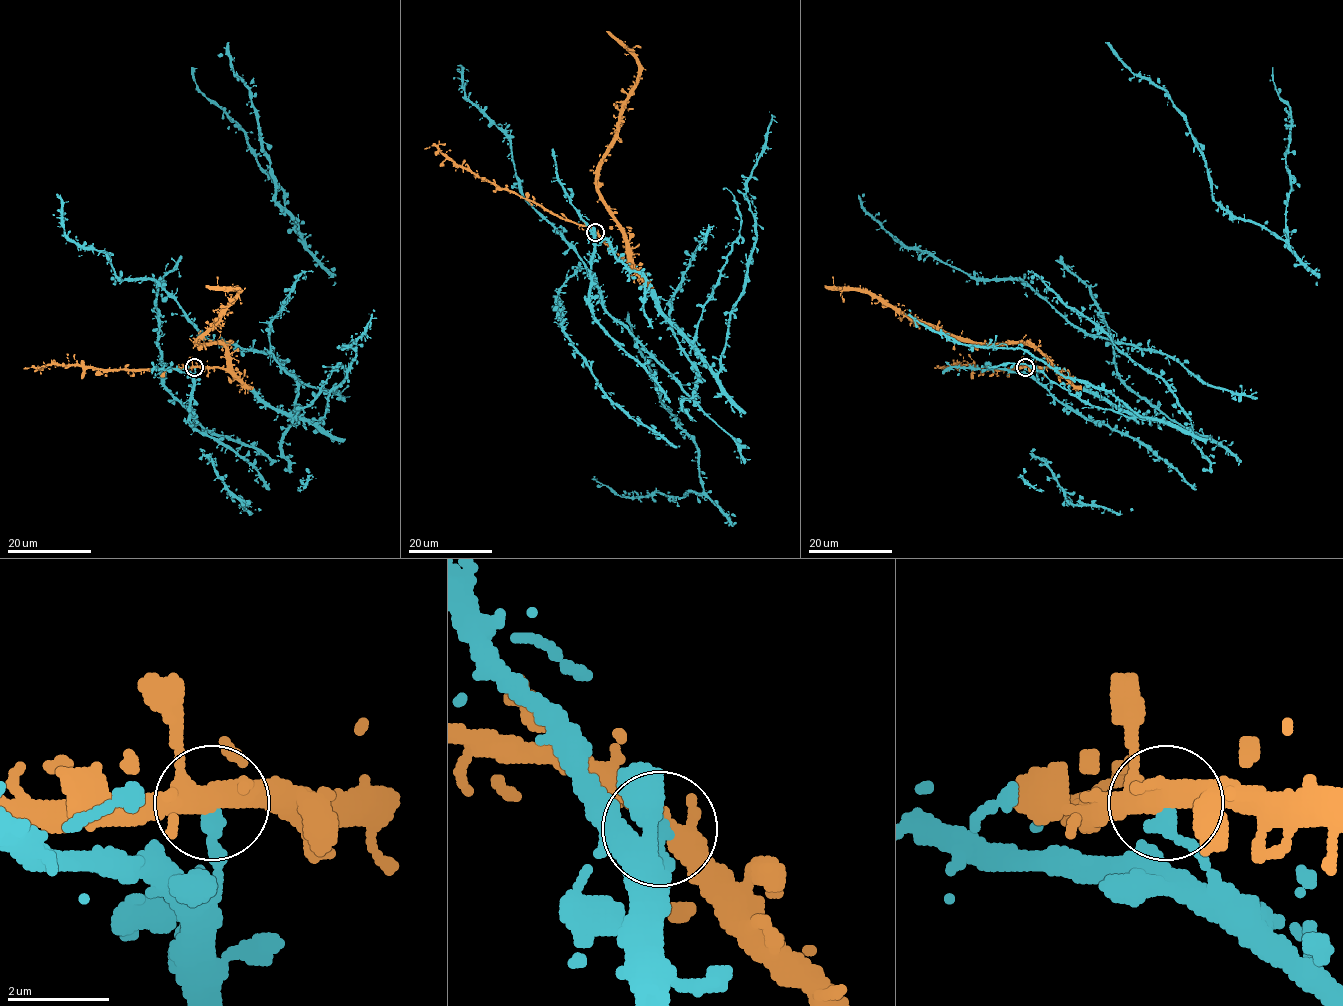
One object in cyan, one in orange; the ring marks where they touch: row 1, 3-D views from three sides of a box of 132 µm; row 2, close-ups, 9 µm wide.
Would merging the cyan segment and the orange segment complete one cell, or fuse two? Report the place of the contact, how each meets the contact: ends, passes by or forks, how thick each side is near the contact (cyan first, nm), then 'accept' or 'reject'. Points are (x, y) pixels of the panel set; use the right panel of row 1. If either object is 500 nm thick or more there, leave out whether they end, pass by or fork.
at (1025, 367); cyan ends there; orange forks there; 320 nm thick on the cyan side, 340 nm on the other; accept

